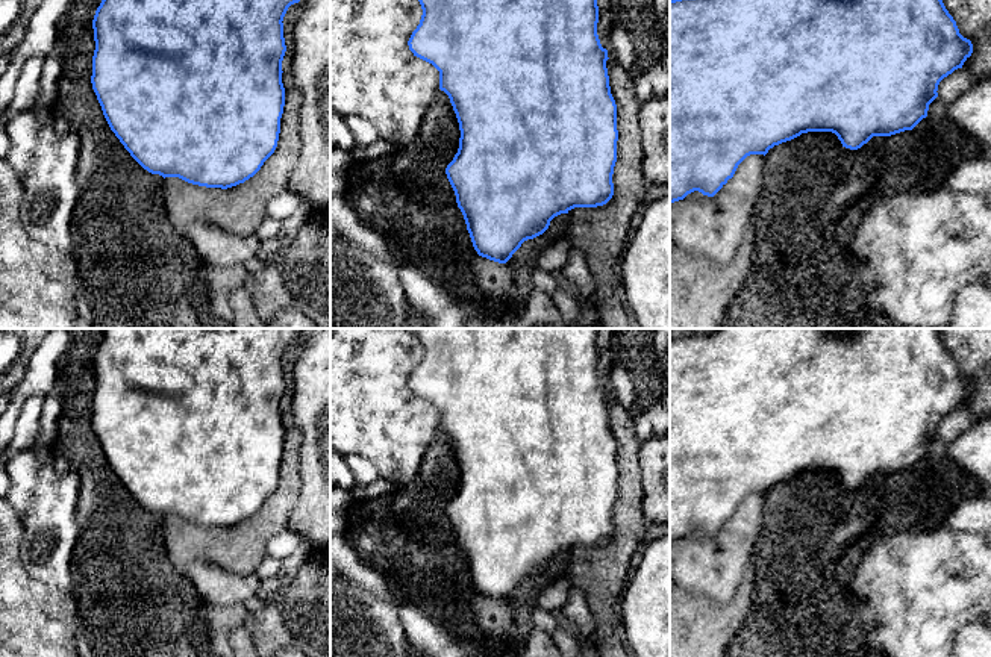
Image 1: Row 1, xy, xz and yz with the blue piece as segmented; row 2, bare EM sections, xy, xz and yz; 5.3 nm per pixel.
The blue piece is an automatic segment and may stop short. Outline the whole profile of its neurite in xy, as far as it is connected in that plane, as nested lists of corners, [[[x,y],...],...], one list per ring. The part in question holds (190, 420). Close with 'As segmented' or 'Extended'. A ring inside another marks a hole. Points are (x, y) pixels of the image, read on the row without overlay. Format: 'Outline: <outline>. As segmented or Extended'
Outline: [[[103,328],[92,359],[95,389],[91,422],[111,469],[144,509],[164,518],[179,516],[192,524],[221,528],[244,522],[261,509],[277,486],[285,445],[282,400],[286,385],[282,360],[288,347],[300,338],[299,328]]]. As segmented

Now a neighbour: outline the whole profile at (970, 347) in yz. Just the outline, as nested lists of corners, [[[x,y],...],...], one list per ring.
[[[939,328],[939,336],[959,372],[973,383],[962,407],[977,421],[991,416],[991,328]]]

